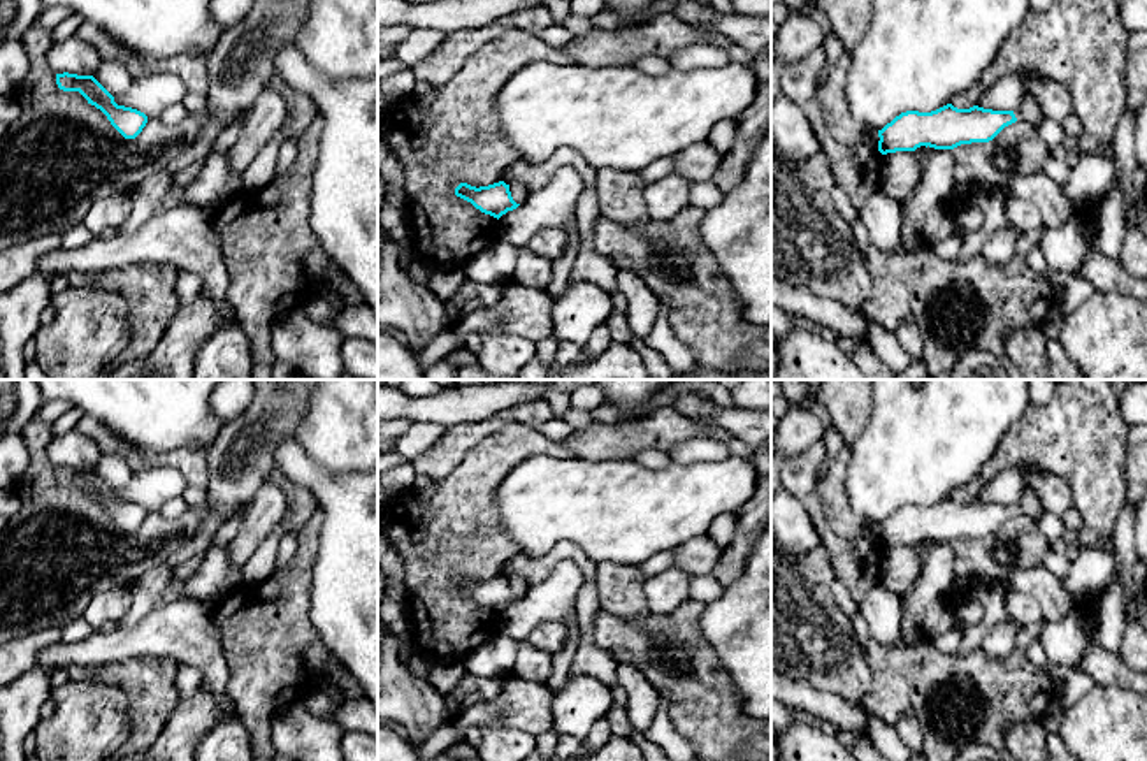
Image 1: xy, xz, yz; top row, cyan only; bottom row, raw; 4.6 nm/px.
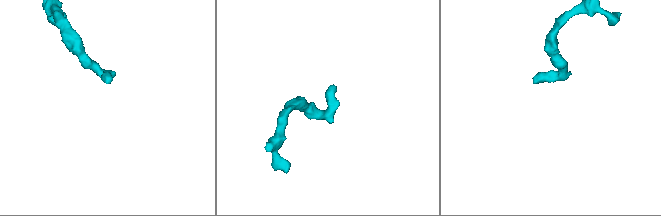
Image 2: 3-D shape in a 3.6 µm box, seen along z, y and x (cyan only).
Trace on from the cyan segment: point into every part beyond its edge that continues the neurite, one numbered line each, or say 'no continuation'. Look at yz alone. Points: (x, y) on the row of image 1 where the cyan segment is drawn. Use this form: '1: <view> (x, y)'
1: yz (1030, 111)

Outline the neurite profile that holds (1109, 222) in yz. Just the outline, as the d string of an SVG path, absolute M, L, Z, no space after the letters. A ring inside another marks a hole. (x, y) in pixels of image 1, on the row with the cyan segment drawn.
M1114 176L1107 192L1091 211L1091 230L1094 250L1115 260L1122 250L1128 228L1128 216L1119 183Z

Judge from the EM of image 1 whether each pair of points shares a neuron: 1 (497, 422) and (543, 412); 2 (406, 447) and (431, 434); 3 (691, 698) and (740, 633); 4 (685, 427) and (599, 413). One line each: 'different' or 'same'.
1: same
2: same
3: different
4: different

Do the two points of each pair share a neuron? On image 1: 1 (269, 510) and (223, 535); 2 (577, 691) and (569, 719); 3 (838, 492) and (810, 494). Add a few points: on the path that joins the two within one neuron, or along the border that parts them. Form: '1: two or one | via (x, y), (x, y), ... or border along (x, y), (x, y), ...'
1: two | border along (245, 514), (238, 533), (229, 543)
2: one | via (577, 698), (575, 712)
3: two | border along (817, 482), (822, 515), (836, 531)

